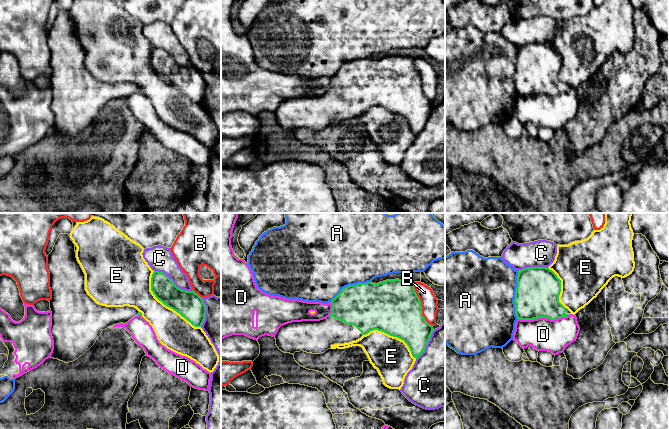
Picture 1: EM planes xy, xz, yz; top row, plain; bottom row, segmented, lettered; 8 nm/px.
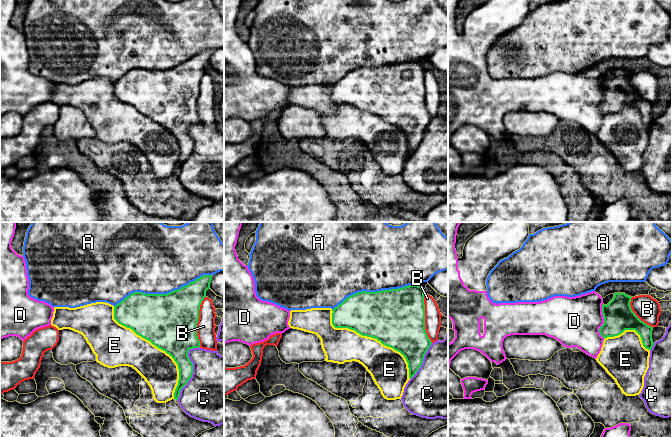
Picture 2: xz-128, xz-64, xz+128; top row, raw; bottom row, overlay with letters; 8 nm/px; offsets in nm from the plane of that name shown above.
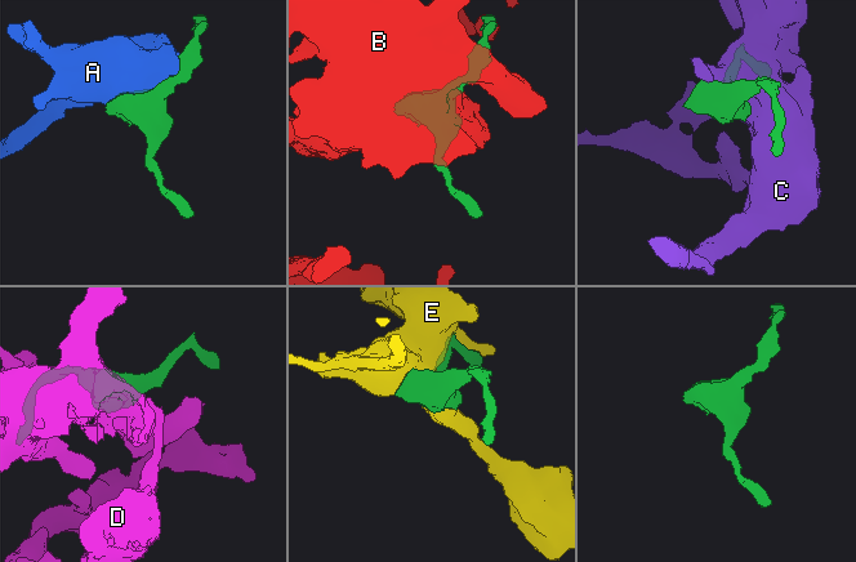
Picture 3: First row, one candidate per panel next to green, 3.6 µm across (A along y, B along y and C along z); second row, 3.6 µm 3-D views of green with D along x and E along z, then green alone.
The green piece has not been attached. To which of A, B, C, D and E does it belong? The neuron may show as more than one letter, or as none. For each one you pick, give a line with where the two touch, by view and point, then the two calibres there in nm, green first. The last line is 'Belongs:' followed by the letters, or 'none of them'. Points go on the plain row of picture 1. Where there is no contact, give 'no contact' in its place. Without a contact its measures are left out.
Belongs: none of them

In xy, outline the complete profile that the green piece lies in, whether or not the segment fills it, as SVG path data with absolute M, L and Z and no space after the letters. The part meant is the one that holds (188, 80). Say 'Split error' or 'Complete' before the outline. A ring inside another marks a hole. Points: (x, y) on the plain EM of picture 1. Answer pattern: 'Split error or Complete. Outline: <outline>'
Complete. Outline: M154 47L151 67L167 83L173 85L195 103L201 103L206 90L202 73L192 67L178 64L163 48Z

